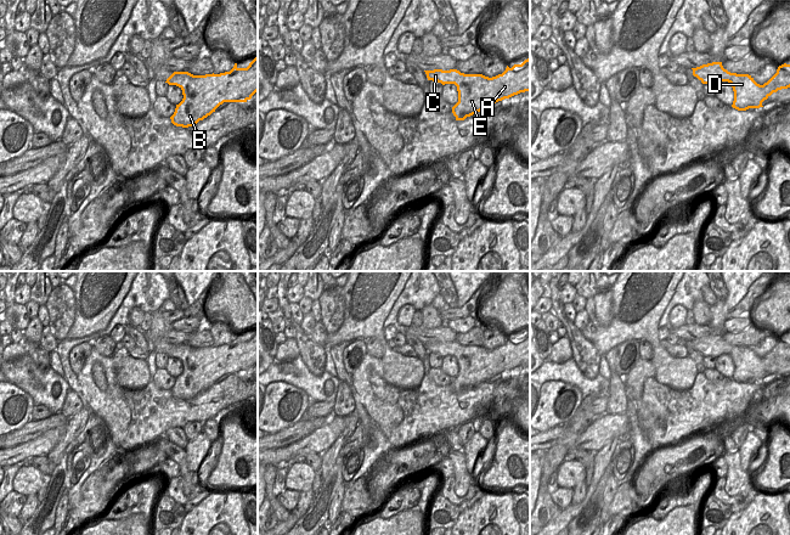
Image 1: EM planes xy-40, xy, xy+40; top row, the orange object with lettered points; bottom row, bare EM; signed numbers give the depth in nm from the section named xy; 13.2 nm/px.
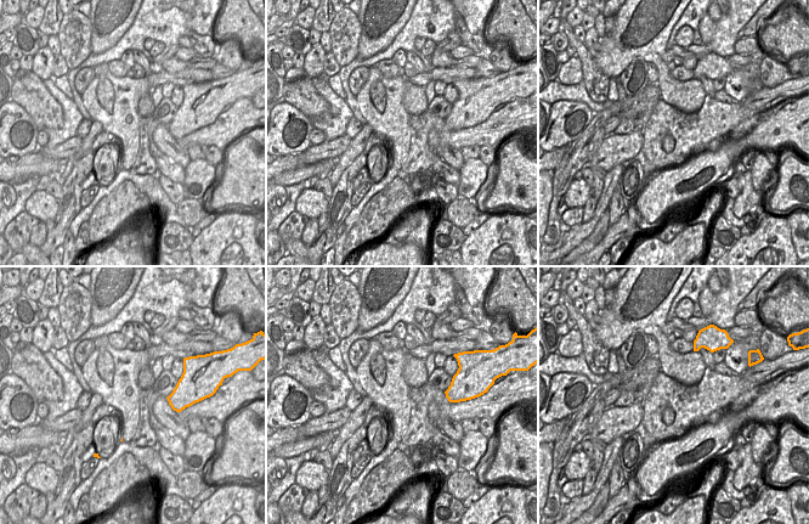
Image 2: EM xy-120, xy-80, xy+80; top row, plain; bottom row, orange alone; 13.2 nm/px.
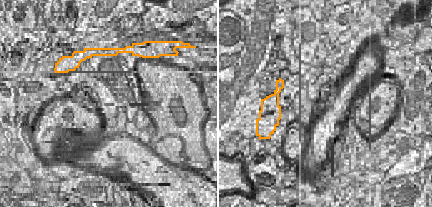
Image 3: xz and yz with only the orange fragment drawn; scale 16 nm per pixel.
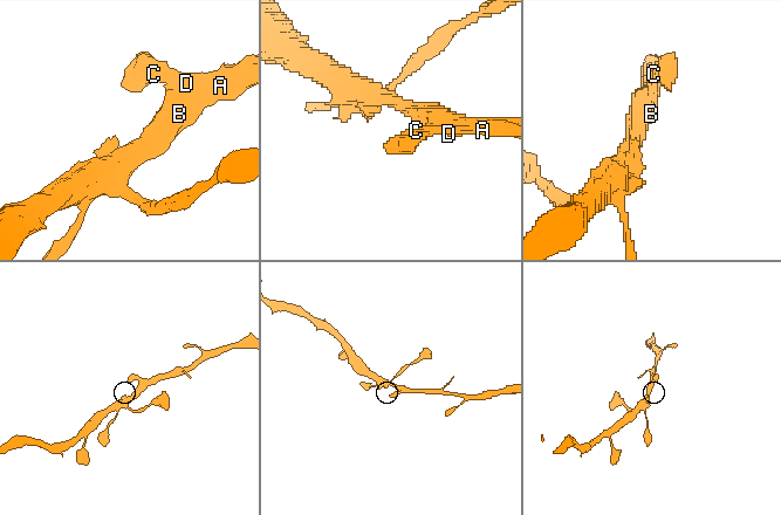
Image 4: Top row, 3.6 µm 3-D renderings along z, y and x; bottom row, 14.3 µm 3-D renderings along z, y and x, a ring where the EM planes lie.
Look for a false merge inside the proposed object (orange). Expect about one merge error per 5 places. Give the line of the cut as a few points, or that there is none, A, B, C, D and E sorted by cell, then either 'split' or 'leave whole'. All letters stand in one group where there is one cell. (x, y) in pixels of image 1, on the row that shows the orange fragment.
no cut; A B C D E; leave whole

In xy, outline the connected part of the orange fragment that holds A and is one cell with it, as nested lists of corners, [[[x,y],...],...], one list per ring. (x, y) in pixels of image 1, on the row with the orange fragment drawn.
[[[530,57],[512,68],[507,66],[502,74],[492,78],[483,74],[464,74],[457,69],[424,72],[428,80],[457,86],[458,102],[452,107],[456,120],[464,120],[498,101],[530,91]]]

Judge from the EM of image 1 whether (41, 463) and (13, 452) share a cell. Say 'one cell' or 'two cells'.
two cells

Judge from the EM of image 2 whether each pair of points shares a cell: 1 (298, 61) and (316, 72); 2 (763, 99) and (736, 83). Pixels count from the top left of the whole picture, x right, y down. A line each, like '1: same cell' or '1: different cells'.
1: different cells
2: different cells

